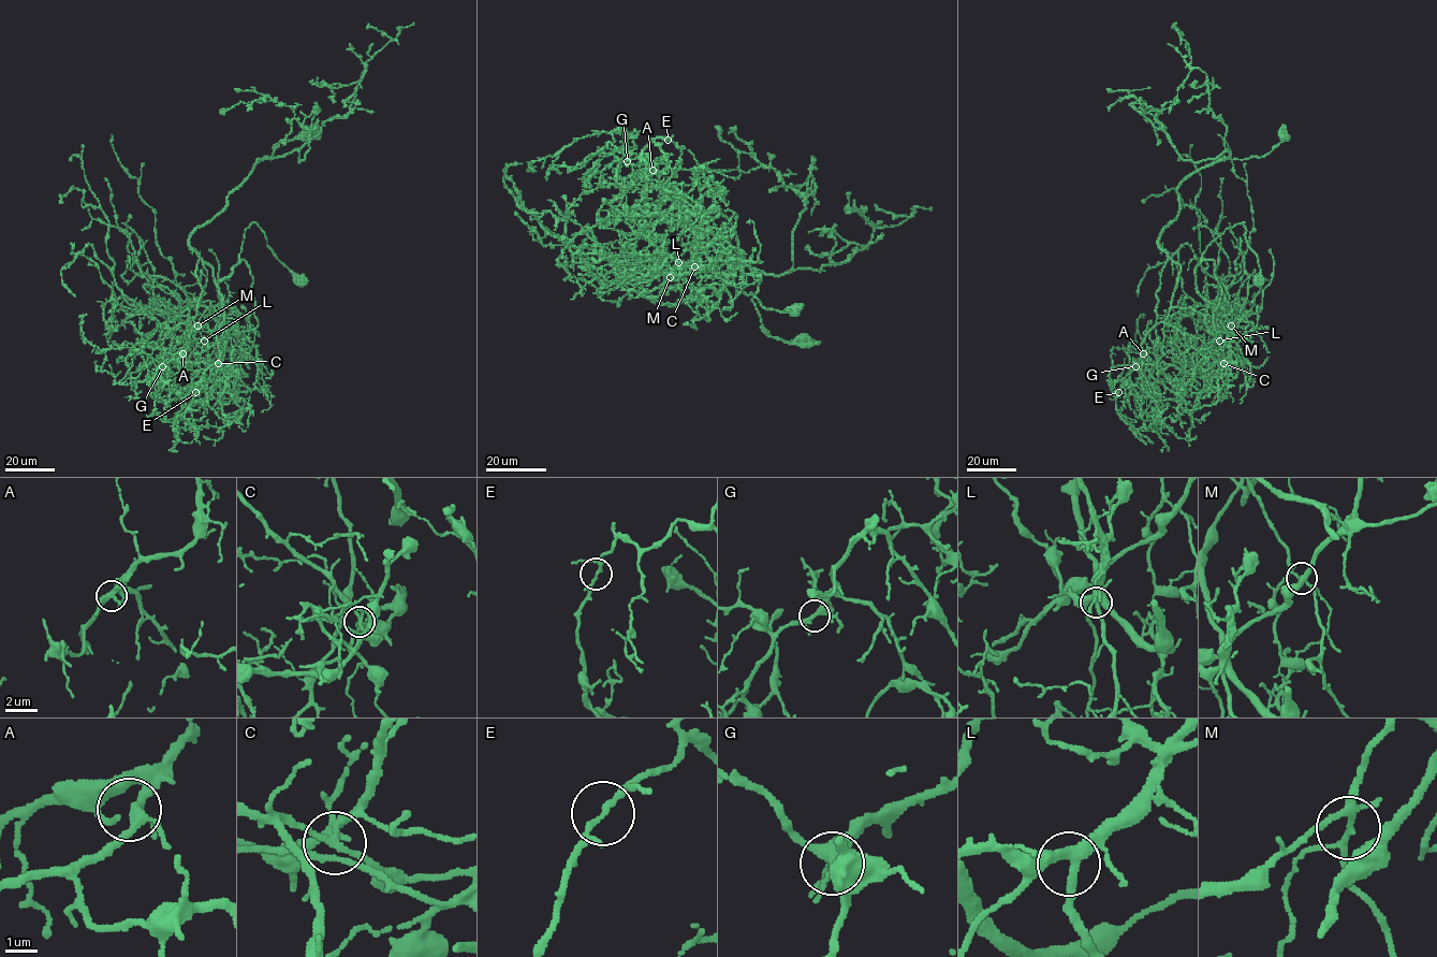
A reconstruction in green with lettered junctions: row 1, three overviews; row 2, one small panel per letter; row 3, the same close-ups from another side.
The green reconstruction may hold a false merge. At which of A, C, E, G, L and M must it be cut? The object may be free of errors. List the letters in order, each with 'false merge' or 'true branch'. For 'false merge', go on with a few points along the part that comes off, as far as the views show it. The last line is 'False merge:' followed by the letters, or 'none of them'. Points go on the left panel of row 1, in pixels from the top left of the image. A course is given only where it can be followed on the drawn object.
A: true branch
C: false merge; foreign part runs (218, 363), (184, 323), (137, 305), (117, 286), (101, 209), (83, 207), (75, 188), (60, 202)
E: true branch
G: true branch
L: true branch
M: true branch
False merge: C

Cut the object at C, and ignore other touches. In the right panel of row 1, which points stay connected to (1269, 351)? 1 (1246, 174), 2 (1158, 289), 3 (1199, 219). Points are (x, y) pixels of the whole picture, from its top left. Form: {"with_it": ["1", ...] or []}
{"with_it": ["1", "3"]}

